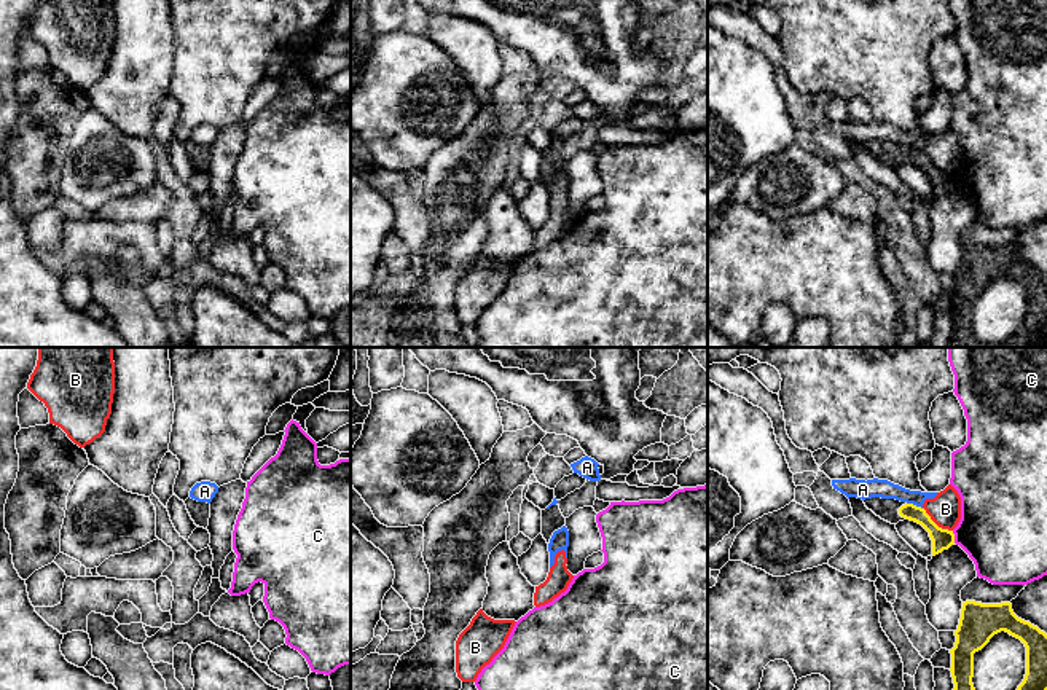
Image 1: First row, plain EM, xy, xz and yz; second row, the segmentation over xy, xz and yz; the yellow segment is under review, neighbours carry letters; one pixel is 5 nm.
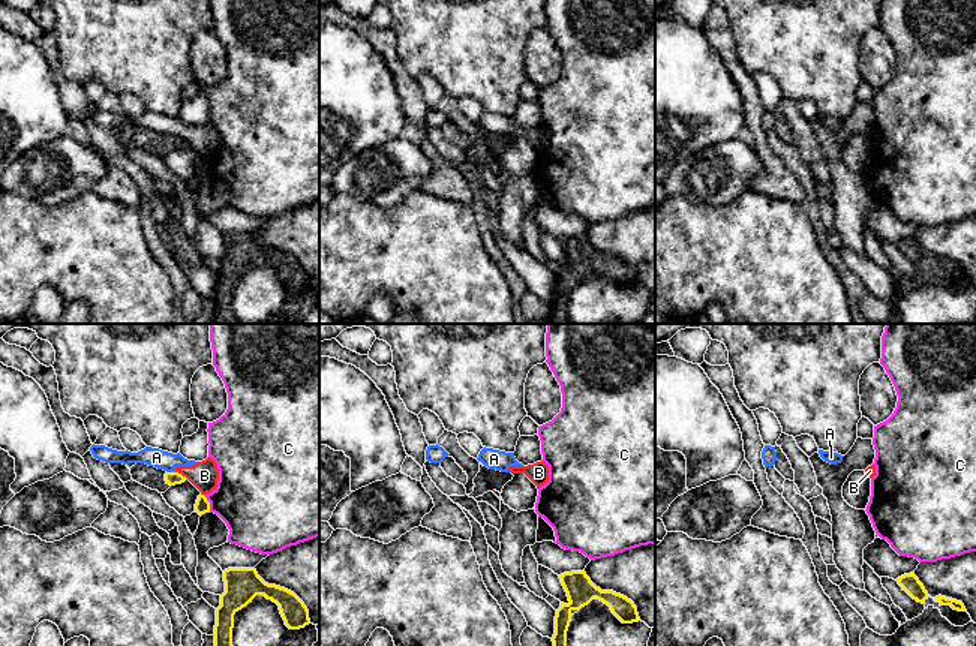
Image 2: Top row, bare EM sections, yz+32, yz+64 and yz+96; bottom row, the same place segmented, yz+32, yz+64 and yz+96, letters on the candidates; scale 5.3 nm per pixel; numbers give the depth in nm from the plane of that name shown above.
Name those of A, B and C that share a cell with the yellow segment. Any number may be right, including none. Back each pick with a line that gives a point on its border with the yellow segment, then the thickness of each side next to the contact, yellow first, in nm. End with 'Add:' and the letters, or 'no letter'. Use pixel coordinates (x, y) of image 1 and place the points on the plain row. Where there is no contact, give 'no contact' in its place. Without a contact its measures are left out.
Add: no letter

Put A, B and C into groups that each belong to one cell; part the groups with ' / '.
A B / C

